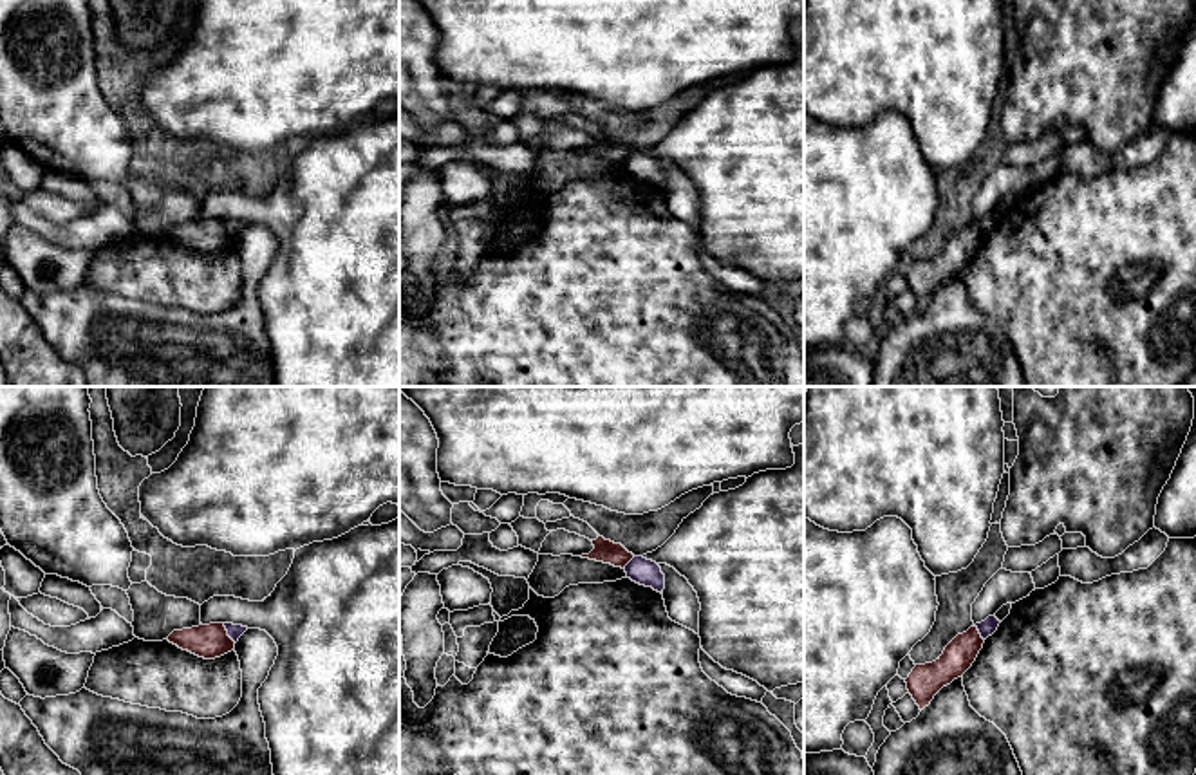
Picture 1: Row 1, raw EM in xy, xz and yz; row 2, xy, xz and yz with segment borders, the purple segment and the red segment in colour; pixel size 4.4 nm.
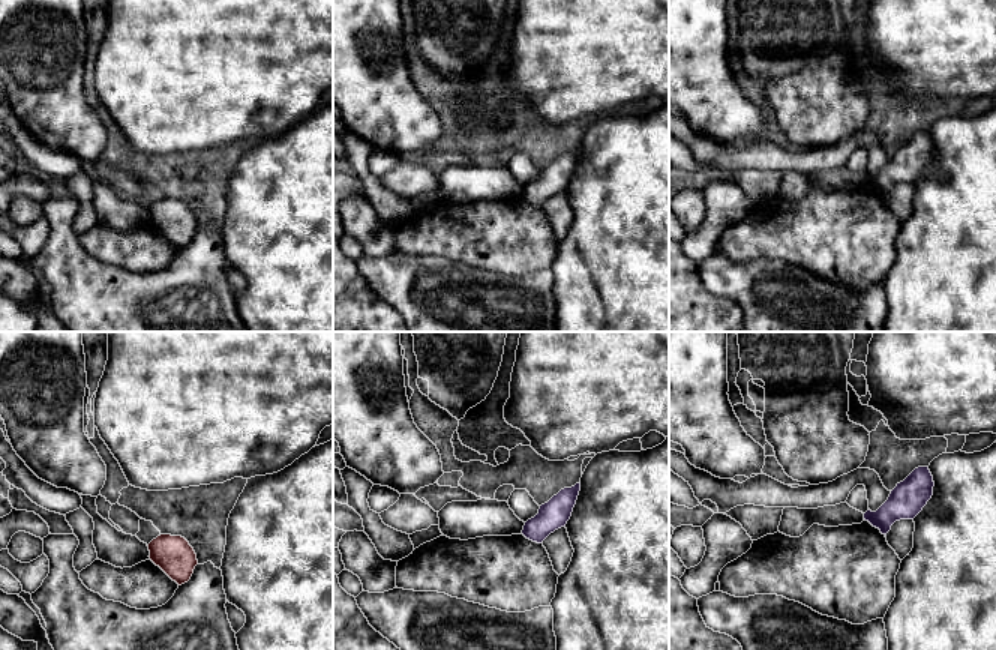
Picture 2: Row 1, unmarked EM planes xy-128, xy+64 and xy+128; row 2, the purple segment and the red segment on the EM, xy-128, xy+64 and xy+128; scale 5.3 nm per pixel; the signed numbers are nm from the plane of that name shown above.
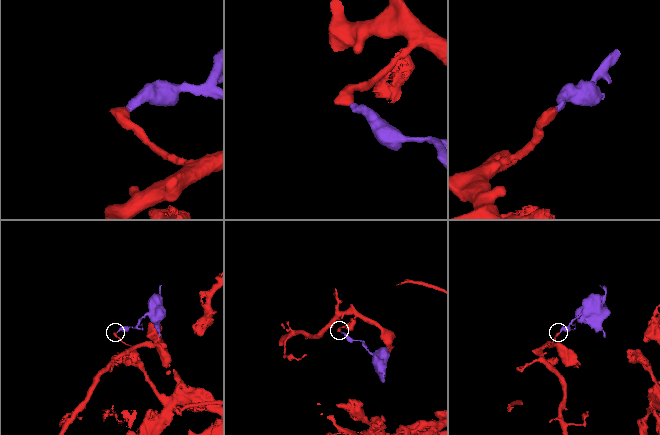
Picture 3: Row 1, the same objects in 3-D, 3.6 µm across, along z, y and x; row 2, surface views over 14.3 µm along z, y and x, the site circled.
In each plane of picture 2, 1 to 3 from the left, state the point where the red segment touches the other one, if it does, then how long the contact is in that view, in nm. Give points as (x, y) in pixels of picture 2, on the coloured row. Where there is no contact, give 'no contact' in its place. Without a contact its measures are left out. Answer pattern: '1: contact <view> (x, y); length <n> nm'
1: no contact
2: no contact
3: no contact

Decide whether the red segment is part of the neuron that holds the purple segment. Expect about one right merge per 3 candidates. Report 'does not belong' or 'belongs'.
does not belong

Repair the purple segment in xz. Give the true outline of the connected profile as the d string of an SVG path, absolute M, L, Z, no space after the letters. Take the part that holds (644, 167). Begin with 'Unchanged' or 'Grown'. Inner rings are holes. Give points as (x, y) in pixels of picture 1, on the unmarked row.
Unchanged. M634 152L627 161L625 161L627 173L632 177L652 182L658 188L663 188L665 184L665 170L661 168L661 163L647 155L643 152Z

